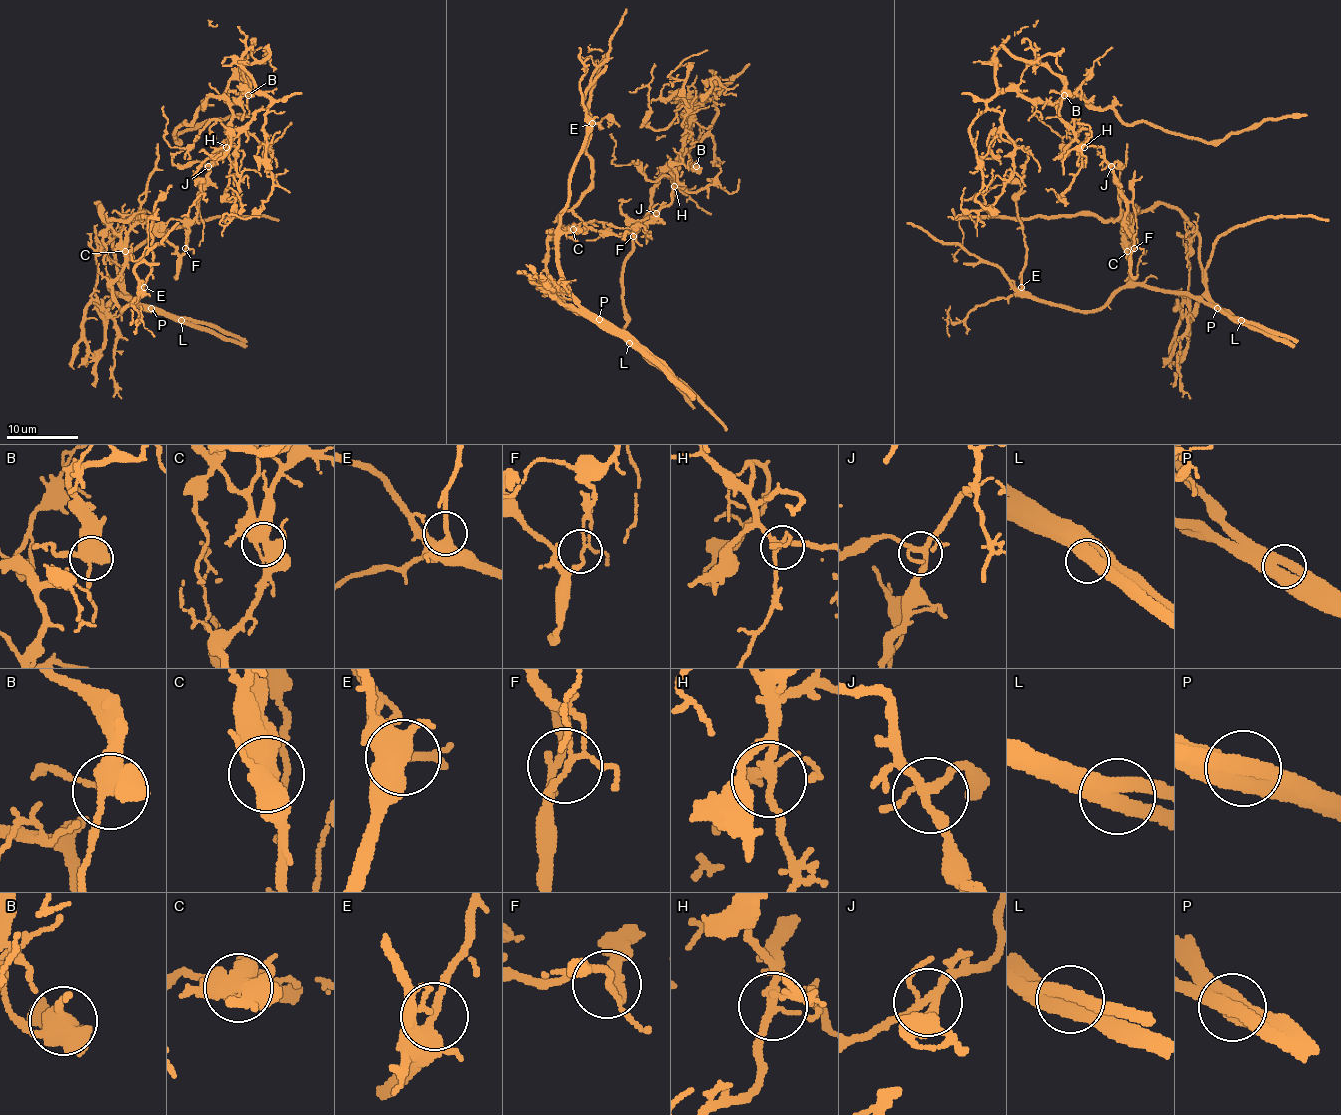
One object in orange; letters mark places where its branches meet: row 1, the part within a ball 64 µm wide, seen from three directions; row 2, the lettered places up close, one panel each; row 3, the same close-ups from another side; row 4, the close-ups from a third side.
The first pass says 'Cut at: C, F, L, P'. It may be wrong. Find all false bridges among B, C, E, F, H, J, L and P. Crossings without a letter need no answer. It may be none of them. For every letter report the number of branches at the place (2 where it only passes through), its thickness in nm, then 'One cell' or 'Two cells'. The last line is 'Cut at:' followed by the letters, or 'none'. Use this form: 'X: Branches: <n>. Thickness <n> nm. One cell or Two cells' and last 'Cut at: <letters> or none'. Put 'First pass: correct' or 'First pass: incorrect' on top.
First pass: correct
B: Branches: 3. Thickness 550 nm. One cell
C: Branches: 3. Thickness 480 nm. Two cells
E: Branches: 2. Thickness 320 nm. One cell
F: Branches: 4. Thickness 110 nm. Two cells
H: Branches: 4. Thickness 220 nm. One cell
J: Branches: 4. Thickness 200 nm. One cell
L: Branches: 3. Thickness 380 nm. Two cells
P: Branches: 2. Thickness 600 nm. Two cells
Cut at: C, F, L, P

